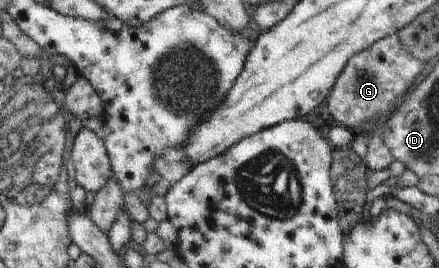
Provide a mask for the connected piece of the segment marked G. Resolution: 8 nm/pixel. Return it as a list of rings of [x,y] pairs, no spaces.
[[[397,34],[388,35],[349,59],[329,92],[326,98],[328,112],[334,120],[342,122],[346,127],[361,126],[365,129],[364,134],[369,144],[367,154],[362,160],[370,173],[388,168],[394,160],[389,148],[384,144],[384,139],[381,138],[381,130],[387,125],[389,116],[403,101],[403,96],[409,92],[409,87],[423,68],[423,62],[416,60],[404,50]]]

